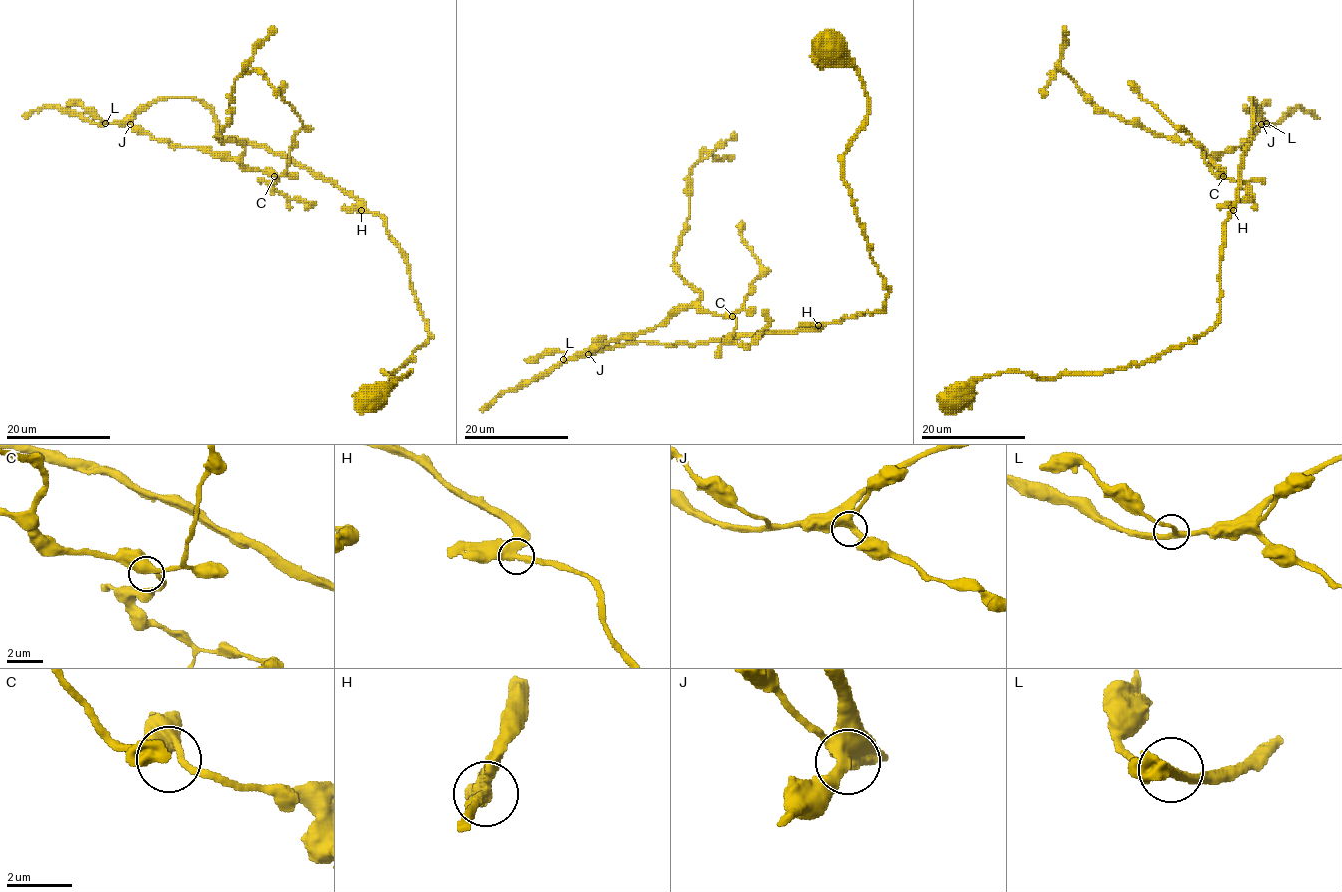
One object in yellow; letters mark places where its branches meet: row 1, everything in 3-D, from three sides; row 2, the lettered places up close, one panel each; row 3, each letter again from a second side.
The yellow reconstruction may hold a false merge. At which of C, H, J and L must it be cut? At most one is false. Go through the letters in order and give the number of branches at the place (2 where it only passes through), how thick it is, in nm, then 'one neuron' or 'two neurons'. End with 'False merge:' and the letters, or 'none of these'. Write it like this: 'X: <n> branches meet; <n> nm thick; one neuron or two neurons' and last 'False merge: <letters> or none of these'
C: 3 branches meet; 400 nm thick; one neuron
H: 3 branches meet; 340 nm thick; one neuron
J: 3 branches meet; 400 nm thick; one neuron
L: 3 branches meet; 280 nm thick; one neuron
False merge: none of these

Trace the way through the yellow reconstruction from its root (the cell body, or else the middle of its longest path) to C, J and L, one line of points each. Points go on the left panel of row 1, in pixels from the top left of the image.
C: (370, 397), (430, 337), (387, 222), (227, 140), (200, 100), (163, 98), (130, 120), (274, 176)
J: (370, 397), (430, 337), (387, 222), (227, 140), (200, 100), (147, 103), (130, 124)
L: (370, 397), (430, 337), (387, 222), (227, 140), (200, 100), (105, 123)

